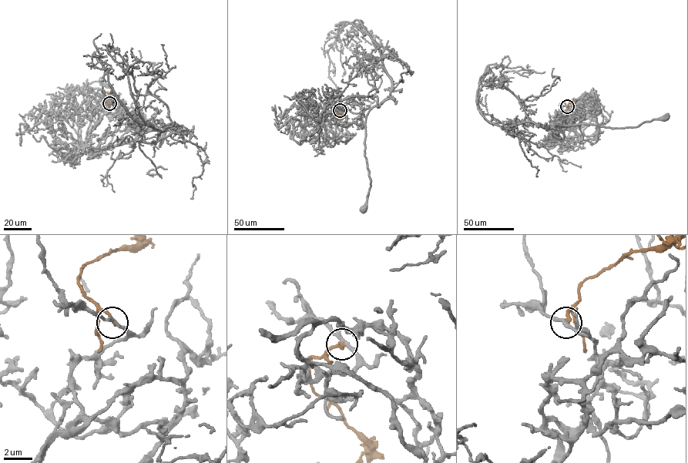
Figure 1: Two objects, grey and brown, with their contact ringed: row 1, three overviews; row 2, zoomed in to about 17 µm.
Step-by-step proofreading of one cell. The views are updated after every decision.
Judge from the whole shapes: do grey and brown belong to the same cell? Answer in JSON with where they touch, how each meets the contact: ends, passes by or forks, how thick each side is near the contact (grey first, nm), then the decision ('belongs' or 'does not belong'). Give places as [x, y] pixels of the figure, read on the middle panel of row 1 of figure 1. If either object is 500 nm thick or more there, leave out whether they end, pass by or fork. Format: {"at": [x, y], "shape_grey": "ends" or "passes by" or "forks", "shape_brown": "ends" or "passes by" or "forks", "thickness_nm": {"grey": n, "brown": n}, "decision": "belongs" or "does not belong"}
{"at": [340, 110], "shape_grey": "passes by", "shape_brown": "ends", "thickness_nm": {"grey": 240, "brown": 240}, "decision": "does not belong"}

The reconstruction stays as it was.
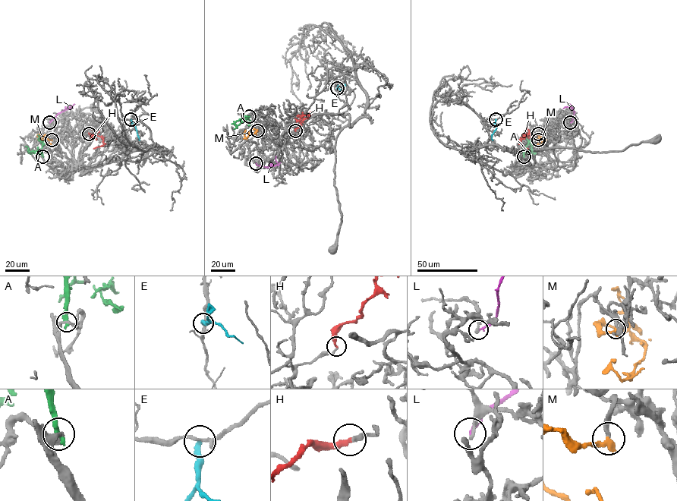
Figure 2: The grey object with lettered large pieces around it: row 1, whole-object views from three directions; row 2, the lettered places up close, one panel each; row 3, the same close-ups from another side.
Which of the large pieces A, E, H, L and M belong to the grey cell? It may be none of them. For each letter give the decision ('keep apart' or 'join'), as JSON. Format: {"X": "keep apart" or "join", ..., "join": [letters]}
{"A": "keep apart", "E": "keep apart", "H": "join", "L": "keep apart", "M": "join", "join": ["H", "M"]}

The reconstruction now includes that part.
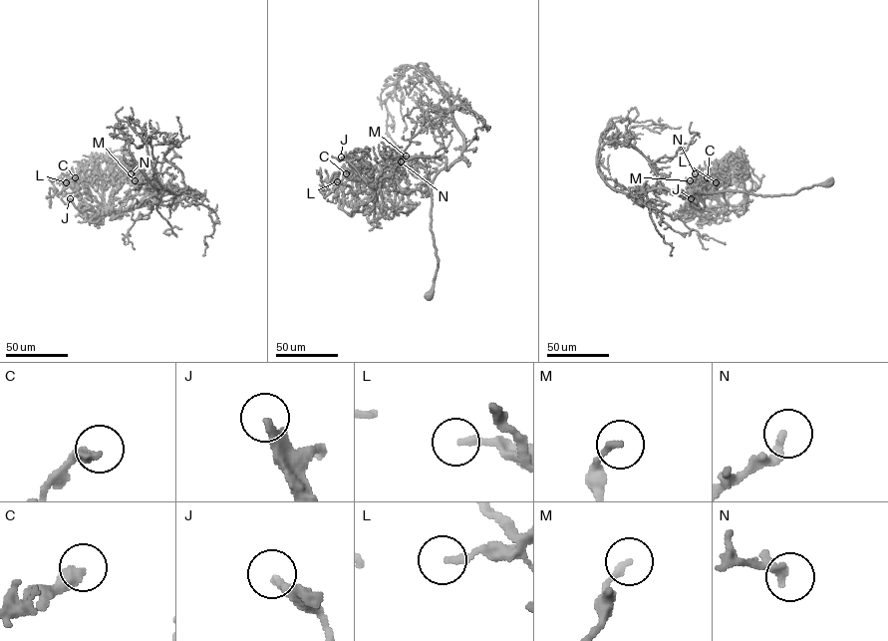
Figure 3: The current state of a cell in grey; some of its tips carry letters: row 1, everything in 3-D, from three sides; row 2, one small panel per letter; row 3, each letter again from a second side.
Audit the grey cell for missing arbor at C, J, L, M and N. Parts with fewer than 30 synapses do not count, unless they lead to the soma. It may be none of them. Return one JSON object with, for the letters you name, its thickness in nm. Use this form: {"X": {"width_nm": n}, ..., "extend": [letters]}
{"J": {"width_nm": 300}, "extend": ["J"]}

